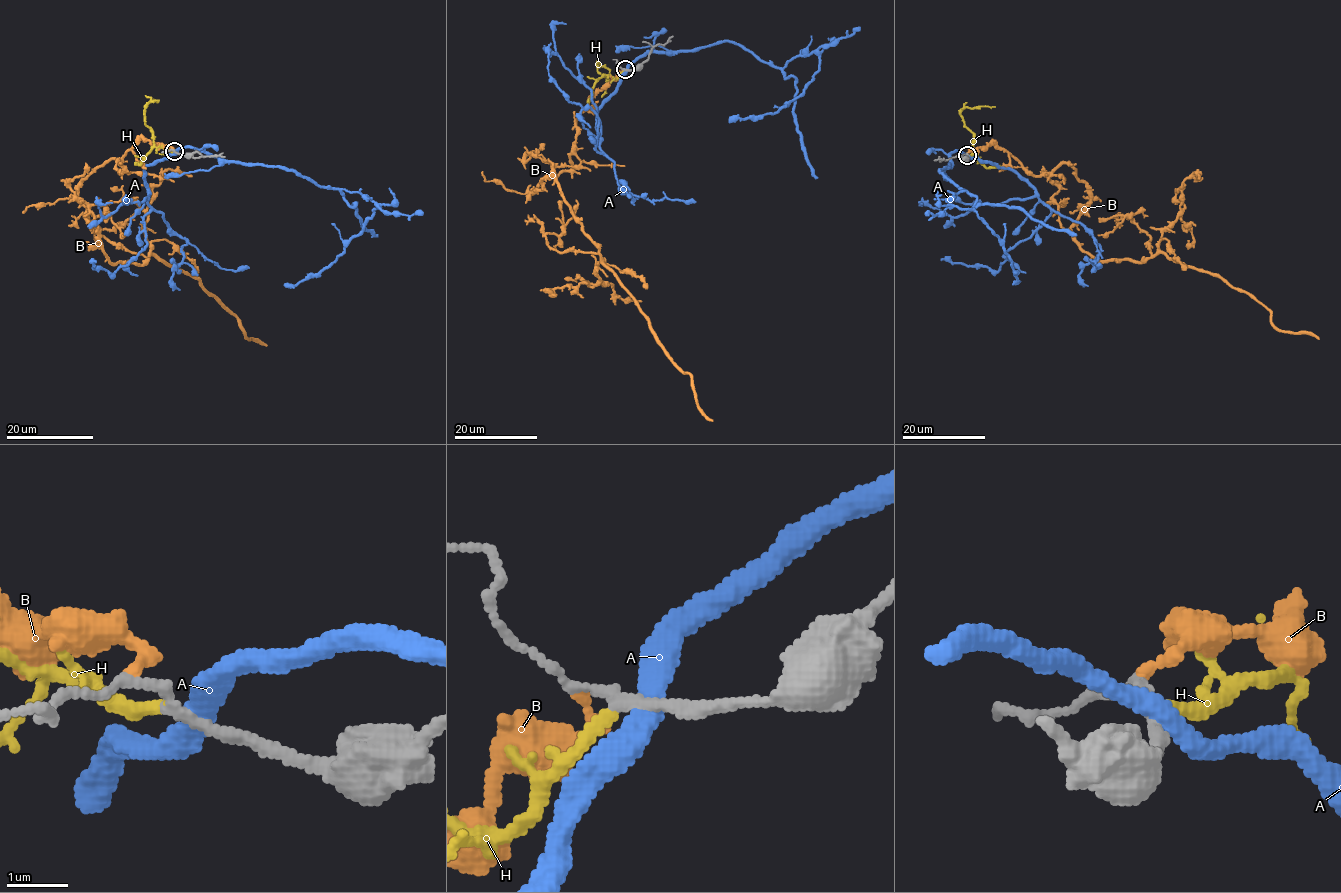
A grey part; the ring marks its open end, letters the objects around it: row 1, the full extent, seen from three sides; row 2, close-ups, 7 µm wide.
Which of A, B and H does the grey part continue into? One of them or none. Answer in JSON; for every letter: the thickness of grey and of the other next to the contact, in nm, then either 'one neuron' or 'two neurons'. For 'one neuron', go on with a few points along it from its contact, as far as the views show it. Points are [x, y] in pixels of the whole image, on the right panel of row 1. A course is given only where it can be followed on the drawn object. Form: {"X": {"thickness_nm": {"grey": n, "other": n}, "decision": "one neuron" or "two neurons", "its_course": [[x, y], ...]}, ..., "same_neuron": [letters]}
{"A": {"thickness_nm": {"grey": 180, "other": 400}, "decision": "two neurons"}, "B": {"thickness_nm": {"grey": 130, "other": 200}, "decision": "two neurons"}, "H": {"thickness_nm": {"grey": 160, "other": 180}, "decision": "one neuron", "its_course": [[967, 155], [975, 153], [973, 134], [965, 126], [960, 112], [964, 108], [995, 106]]}, "same_neuron": ["H"]}

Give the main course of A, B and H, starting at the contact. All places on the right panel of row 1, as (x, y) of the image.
A: (967, 156), (950, 155), (938, 171), (966, 191), (950, 202), (973, 210), (992, 230), (1020, 281)
B: (967, 153), (993, 141), (1034, 175), (1068, 162), (1090, 197), (1071, 228), (1085, 251), (1164, 252), (1319, 339)
H: (967, 155), (975, 153), (973, 134), (965, 126), (960, 112), (964, 108), (995, 106)

